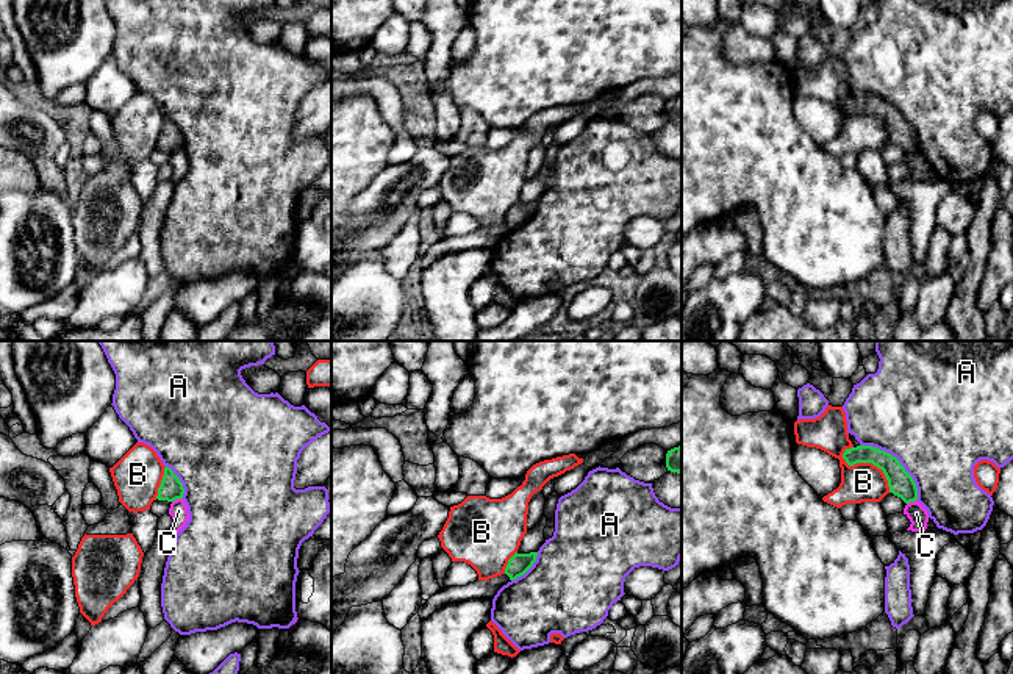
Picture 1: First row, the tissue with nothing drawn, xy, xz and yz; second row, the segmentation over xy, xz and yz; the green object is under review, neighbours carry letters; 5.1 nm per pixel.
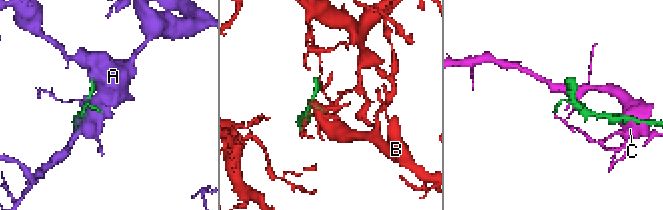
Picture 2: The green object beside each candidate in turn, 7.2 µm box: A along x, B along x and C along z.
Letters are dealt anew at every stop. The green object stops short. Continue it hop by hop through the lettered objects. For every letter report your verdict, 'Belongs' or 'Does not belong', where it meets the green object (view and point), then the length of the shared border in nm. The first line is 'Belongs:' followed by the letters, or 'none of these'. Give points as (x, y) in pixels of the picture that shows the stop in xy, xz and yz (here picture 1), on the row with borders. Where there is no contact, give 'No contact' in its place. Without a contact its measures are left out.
Belongs: none of these
A: Does not belong. Touches green at yz (899, 462). Shared border 420 nm
B: Does not belong. Touches green at yz (869, 462). Shared border 320 nm
C: Does not belong. Touches green at xy (177, 498). Shared border 60 nm

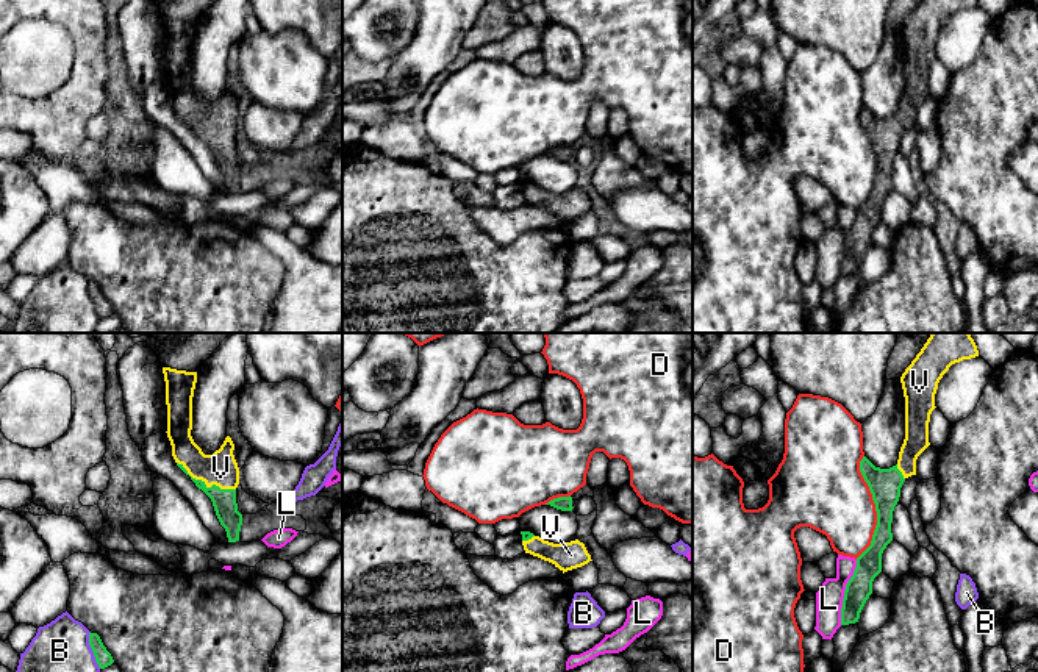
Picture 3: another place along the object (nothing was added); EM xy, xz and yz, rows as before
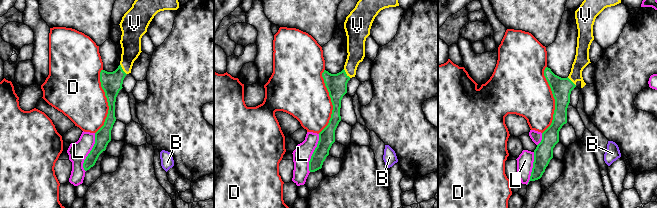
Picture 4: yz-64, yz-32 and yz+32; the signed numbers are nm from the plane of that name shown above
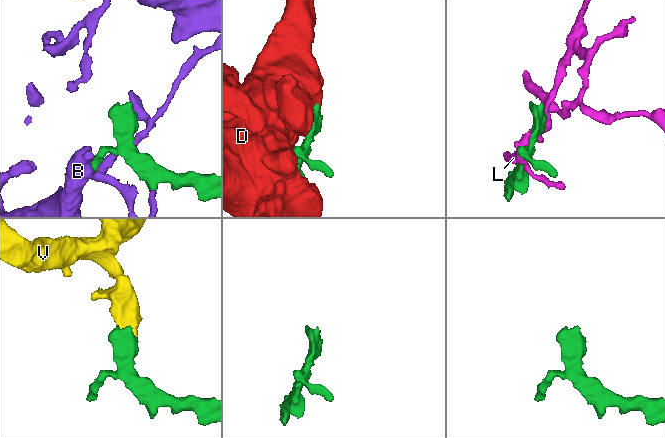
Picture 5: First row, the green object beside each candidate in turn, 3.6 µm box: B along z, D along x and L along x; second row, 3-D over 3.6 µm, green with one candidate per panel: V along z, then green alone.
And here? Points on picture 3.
Belongs: V
B: Does not belong. Touches green at xy (93, 650). Shared border 200 nm
D: Does not belong. Touches green at yz (876, 507). Shared border 550 nm
L: Does not belong. Touches green at yz (844, 593). Shared border 340 nm
V: Belongs. Touches green at xy (205, 485). Shared border 340 nm

